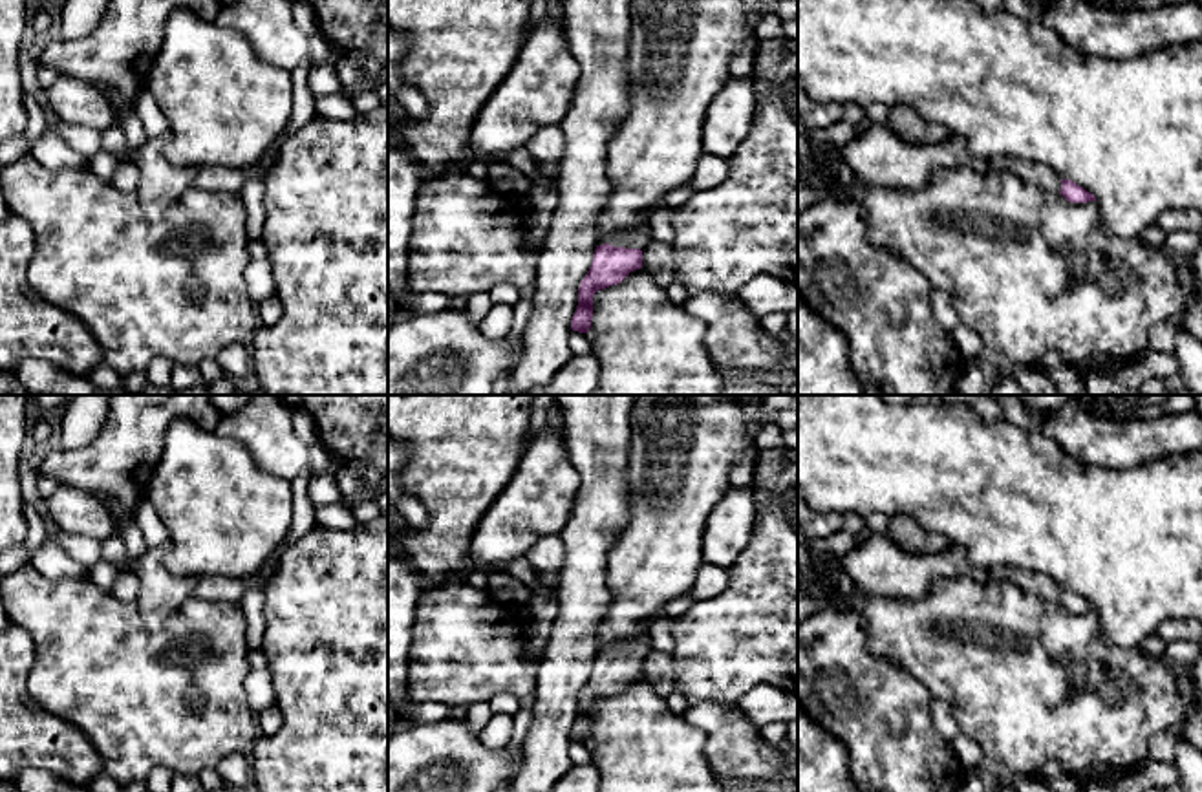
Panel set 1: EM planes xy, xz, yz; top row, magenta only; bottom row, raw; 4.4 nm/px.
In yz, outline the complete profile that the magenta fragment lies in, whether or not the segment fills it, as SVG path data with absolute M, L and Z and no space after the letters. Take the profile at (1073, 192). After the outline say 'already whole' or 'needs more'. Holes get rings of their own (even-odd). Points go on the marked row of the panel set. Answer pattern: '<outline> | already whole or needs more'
M995 157L990 163L992 170L1010 170L1019 176L1026 185L1037 187L1043 192L1061 194L1070 203L1096 201L1094 194L1070 179L1059 179L1043 163L1026 163L1014 157Z | needs more

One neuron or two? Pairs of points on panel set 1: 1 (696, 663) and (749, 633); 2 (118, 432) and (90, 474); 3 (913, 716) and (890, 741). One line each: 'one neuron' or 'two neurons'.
1: one neuron
2: one neuron
3: one neuron

